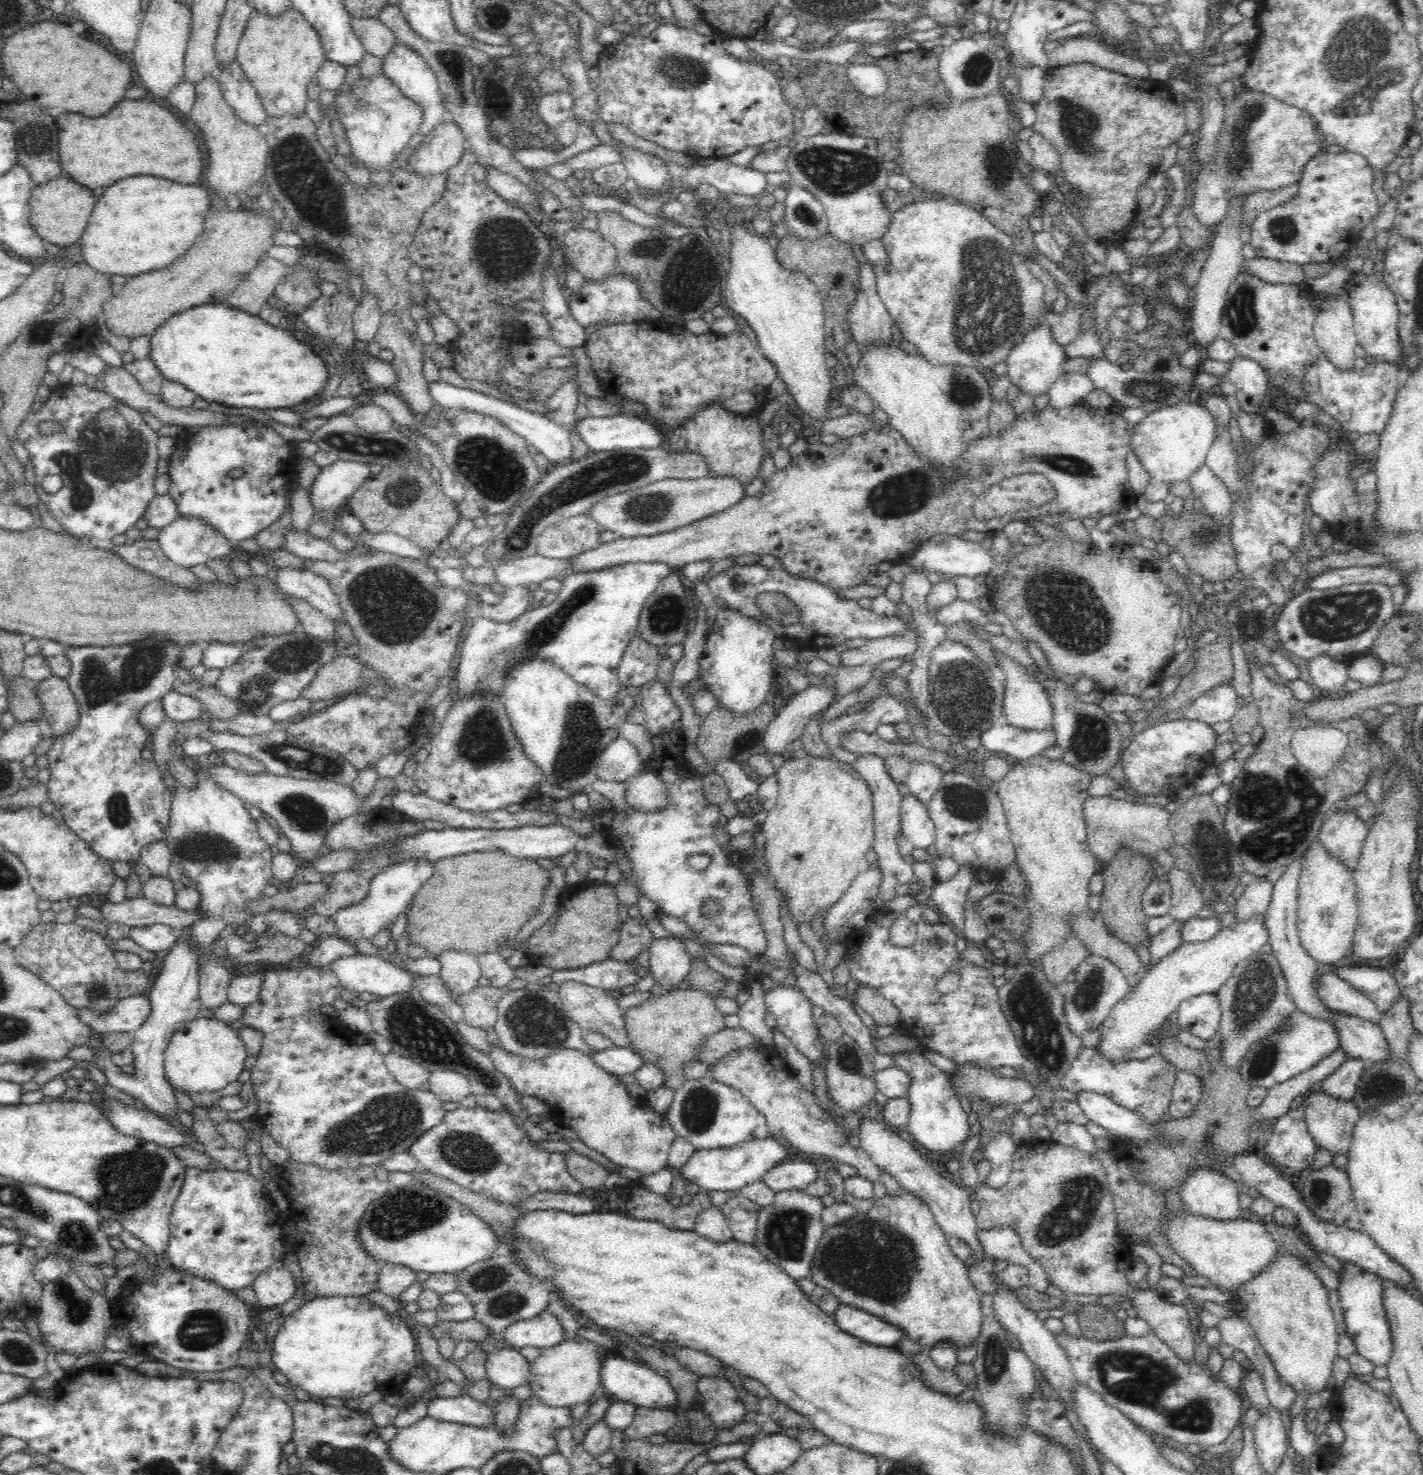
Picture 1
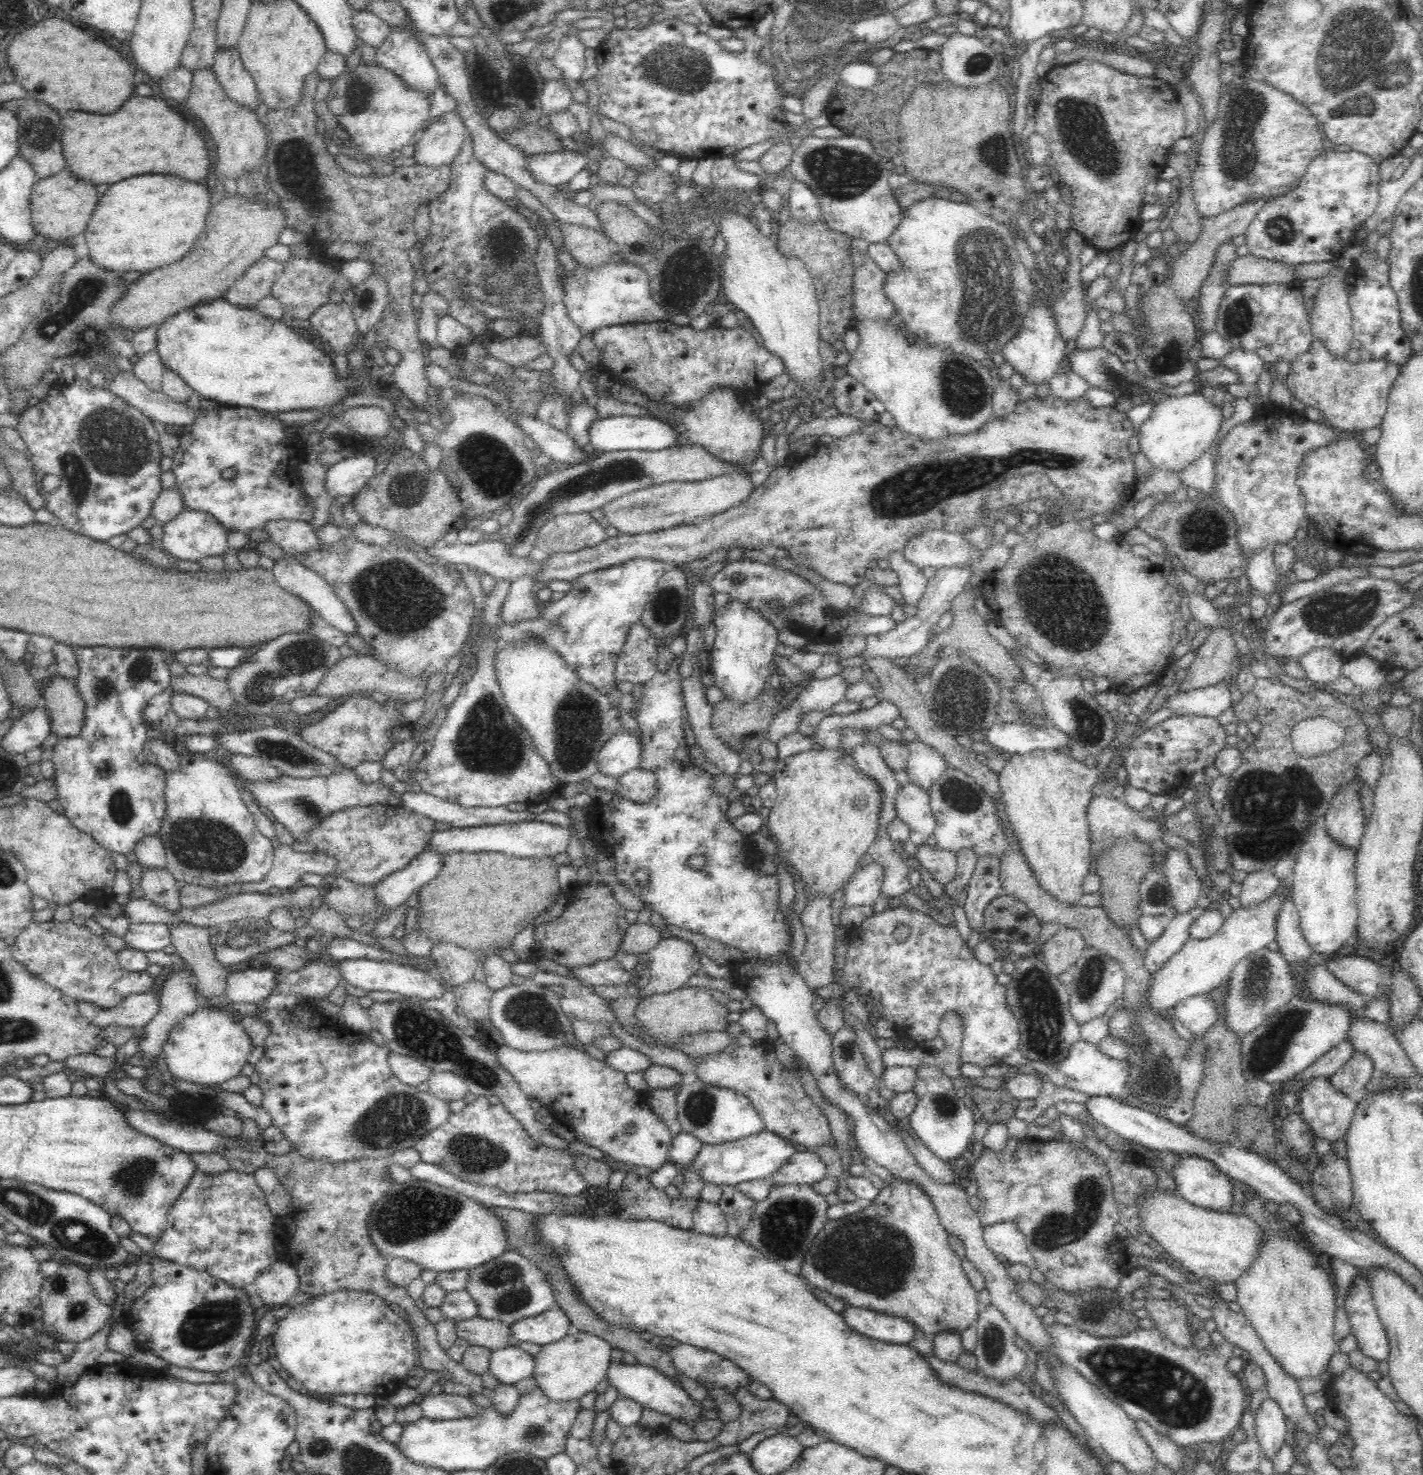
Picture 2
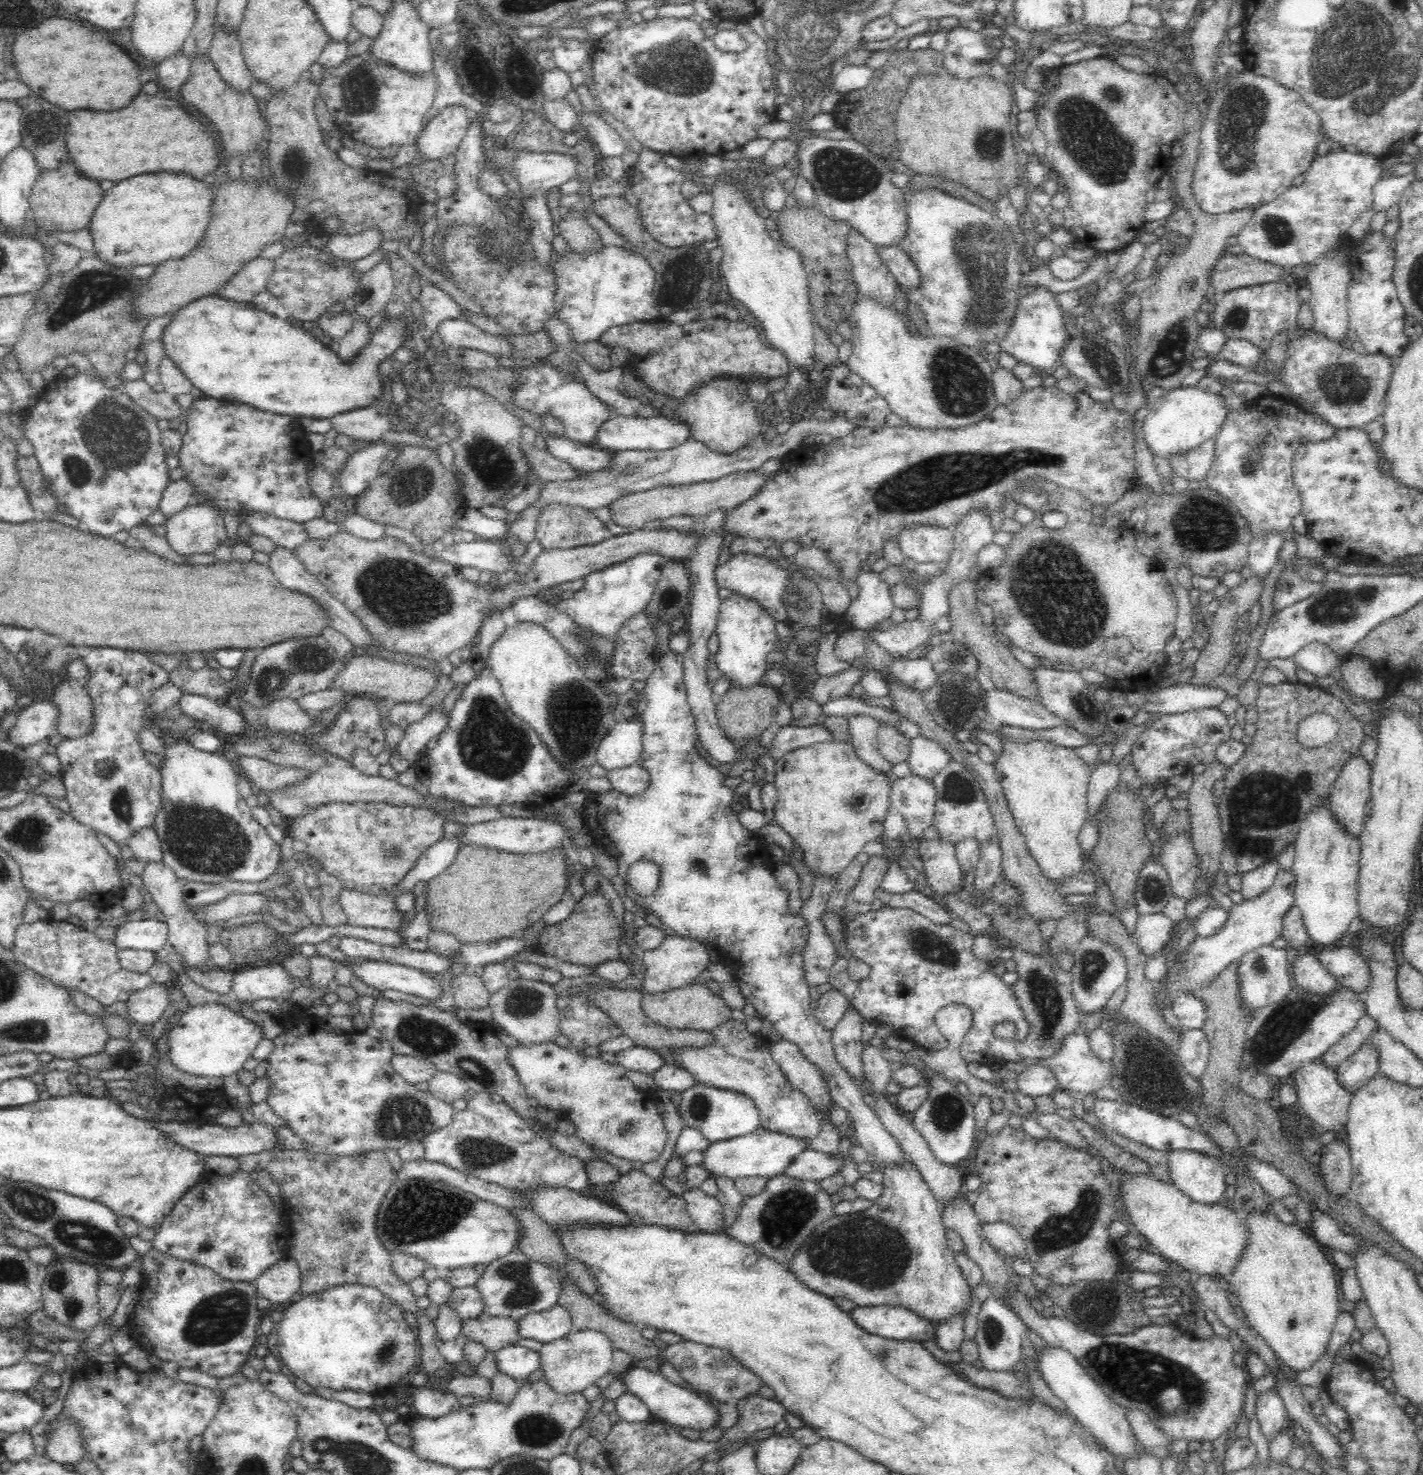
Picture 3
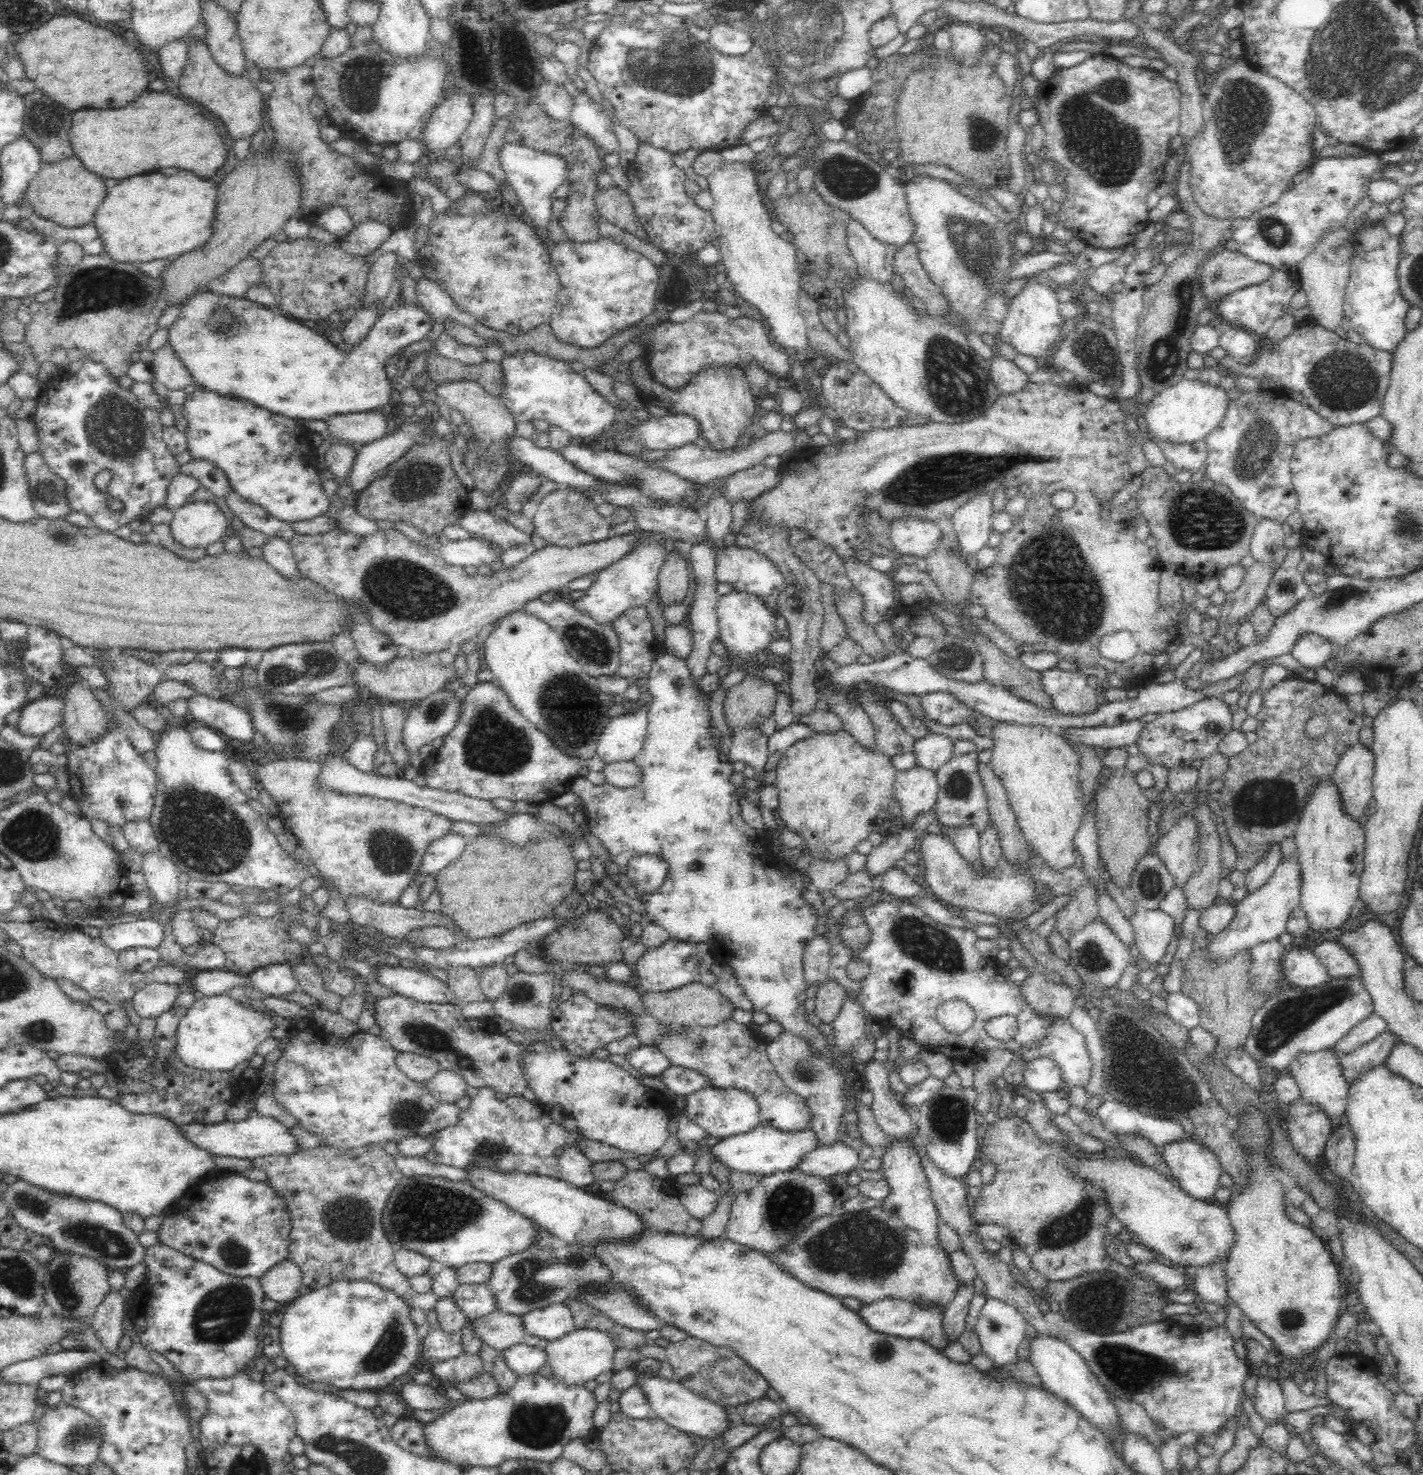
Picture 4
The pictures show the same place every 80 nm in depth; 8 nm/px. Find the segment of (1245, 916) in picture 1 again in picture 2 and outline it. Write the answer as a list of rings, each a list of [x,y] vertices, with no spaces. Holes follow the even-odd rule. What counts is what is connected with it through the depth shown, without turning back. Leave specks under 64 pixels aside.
[[[1264,870],[1262,872],[1250,873],[1242,884],[1240,892],[1241,907],[1256,908],[1268,902],[1269,898],[1276,894],[1280,887],[1280,881],[1273,874],[1273,870]]]

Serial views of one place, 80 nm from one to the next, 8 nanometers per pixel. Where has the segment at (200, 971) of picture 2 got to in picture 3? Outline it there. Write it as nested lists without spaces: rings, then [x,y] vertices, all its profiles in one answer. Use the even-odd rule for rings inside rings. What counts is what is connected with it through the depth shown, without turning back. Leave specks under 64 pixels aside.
[[[163,861],[152,862],[144,868],[142,878],[142,891],[146,897],[154,902],[164,914],[163,921],[166,922],[169,937],[167,942],[174,947],[176,952],[182,957],[182,960],[205,974],[210,971],[220,969],[216,967],[209,957],[209,944],[206,941],[207,927],[205,924],[197,922],[190,914],[187,905],[183,902],[182,886],[178,883],[176,874],[163,864]]]

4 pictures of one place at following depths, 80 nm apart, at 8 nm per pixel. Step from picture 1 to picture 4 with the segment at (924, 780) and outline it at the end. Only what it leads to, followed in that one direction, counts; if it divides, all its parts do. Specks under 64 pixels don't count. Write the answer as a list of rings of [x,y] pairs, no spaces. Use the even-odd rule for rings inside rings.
[[[931,732],[916,739],[912,748],[916,767],[924,767],[924,769],[934,772],[951,759],[952,751],[953,743],[950,738]]]

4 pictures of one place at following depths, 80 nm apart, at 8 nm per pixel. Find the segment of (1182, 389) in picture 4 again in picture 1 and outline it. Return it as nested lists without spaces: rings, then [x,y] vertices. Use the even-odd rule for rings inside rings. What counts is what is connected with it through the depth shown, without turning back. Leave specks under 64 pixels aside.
[[[1186,401],[1178,406],[1162,406],[1134,424],[1130,451],[1148,472],[1150,479],[1143,496],[1151,503],[1164,501],[1174,483],[1188,481],[1205,463],[1217,432],[1213,415],[1200,404]]]

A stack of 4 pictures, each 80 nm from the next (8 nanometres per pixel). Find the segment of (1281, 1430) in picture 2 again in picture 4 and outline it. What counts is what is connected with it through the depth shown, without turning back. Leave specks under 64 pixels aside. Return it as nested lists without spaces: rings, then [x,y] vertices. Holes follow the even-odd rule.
[[[1266,1376],[1258,1379],[1253,1403],[1256,1412],[1264,1421],[1266,1427],[1282,1422],[1280,1417],[1284,1418],[1285,1397],[1275,1380]]]

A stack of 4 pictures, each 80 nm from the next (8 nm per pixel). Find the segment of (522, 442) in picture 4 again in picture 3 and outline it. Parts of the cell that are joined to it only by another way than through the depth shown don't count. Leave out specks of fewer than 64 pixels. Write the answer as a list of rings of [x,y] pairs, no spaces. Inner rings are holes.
[[[523,446],[524,454],[531,465],[534,478],[543,480],[566,480],[574,478],[576,469],[570,463],[556,458],[550,452],[536,450],[535,446]]]

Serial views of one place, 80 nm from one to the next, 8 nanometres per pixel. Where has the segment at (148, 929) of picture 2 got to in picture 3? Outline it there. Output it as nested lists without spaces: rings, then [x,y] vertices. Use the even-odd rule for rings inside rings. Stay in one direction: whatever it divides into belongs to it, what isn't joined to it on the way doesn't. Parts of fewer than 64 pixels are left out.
[[[134,920],[116,930],[117,949],[145,950],[157,953],[168,944],[169,931],[164,921]]]

